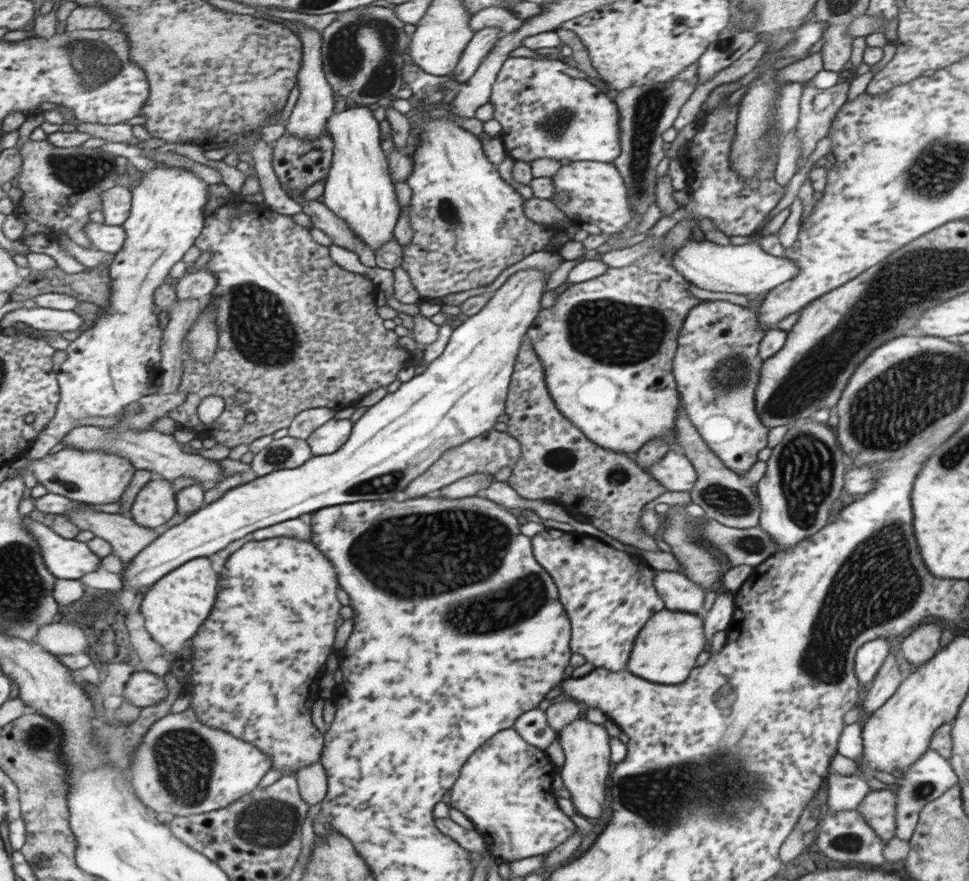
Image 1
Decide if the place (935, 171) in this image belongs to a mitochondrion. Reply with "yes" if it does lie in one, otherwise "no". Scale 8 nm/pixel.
yes

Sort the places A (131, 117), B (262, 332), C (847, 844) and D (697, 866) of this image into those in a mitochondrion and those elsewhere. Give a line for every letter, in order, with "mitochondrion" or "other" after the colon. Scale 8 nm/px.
A: other
B: mitochondrion
C: mitochondrion
D: other

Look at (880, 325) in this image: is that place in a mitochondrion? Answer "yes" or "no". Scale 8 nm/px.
yes

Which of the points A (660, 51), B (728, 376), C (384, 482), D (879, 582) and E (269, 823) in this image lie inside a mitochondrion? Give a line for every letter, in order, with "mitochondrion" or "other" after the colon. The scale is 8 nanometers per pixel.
A: other
B: mitochondrion
C: mitochondrion
D: mitochondrion
E: mitochondrion

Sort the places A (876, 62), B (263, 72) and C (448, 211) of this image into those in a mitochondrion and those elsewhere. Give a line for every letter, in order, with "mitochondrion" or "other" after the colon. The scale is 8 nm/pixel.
A: other
B: other
C: mitochondrion

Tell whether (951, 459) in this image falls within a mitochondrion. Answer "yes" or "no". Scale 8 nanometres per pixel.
yes

